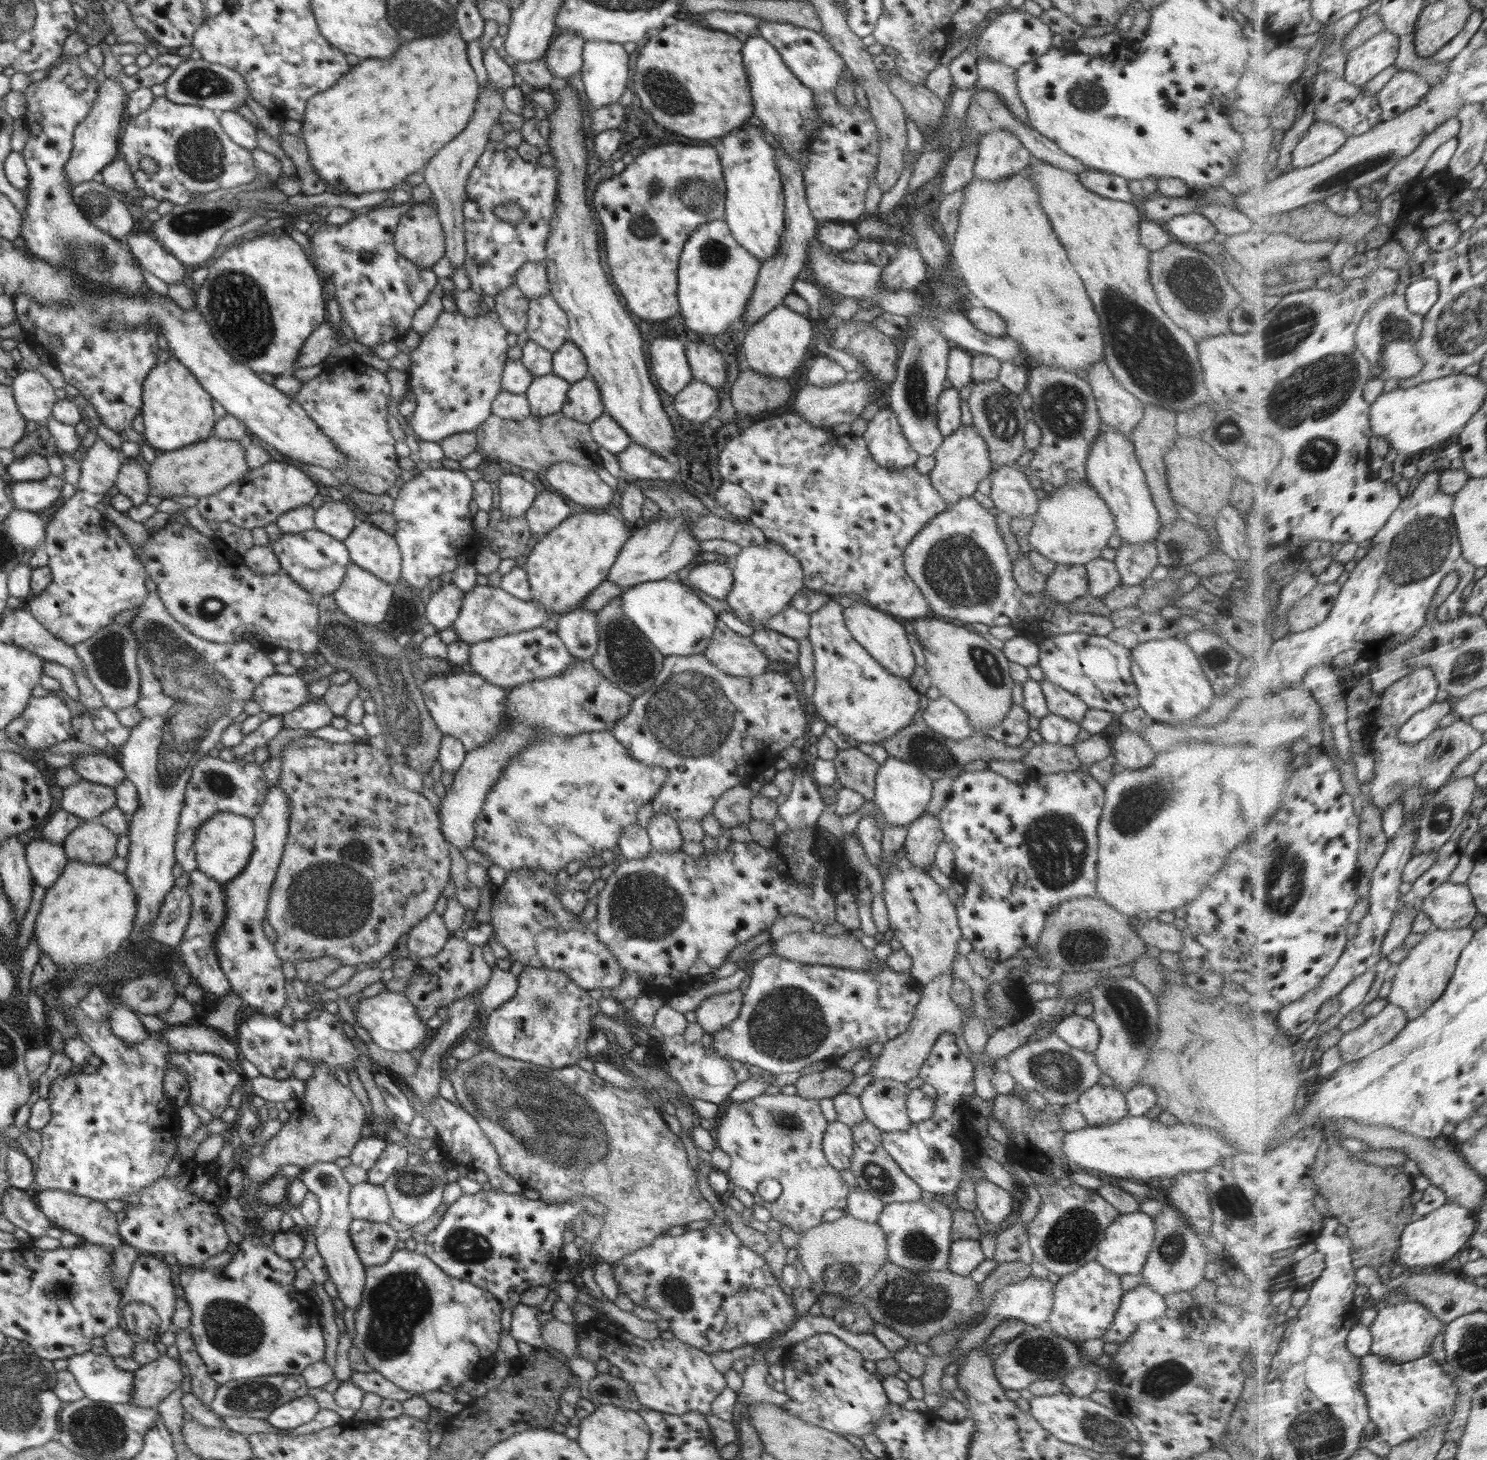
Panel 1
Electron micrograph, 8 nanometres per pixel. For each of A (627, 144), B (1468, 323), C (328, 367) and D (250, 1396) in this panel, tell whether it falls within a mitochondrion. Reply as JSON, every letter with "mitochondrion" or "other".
{"A":"other","B":"mitochondrion","C":"other","D":"mitochondrion"}

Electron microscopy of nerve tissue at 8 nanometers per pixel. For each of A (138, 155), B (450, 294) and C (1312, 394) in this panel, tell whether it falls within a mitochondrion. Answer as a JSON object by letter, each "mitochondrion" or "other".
{"A":"other","B":"other","C":"mitochondrion"}

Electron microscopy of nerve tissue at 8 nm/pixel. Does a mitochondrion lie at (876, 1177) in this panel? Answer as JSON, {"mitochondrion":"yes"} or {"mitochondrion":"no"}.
{"mitochondrion":"yes"}

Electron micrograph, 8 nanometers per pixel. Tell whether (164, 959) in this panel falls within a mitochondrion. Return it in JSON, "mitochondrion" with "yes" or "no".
{"mitochondrion":"no"}

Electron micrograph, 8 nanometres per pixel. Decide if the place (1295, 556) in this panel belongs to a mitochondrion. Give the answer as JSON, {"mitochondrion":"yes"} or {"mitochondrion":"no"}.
{"mitochondrion":"no"}

